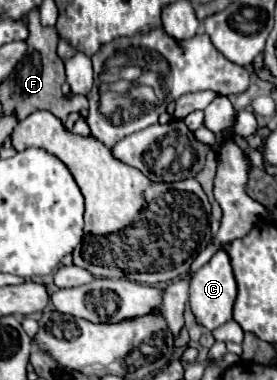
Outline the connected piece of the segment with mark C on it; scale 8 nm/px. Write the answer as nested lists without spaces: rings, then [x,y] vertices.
[[[218,251],[190,281],[192,313],[202,327],[206,327],[208,331],[214,331],[216,327],[220,327],[232,319],[234,297],[236,297],[236,281],[234,281],[234,273],[230,267],[230,257],[226,251]]]

